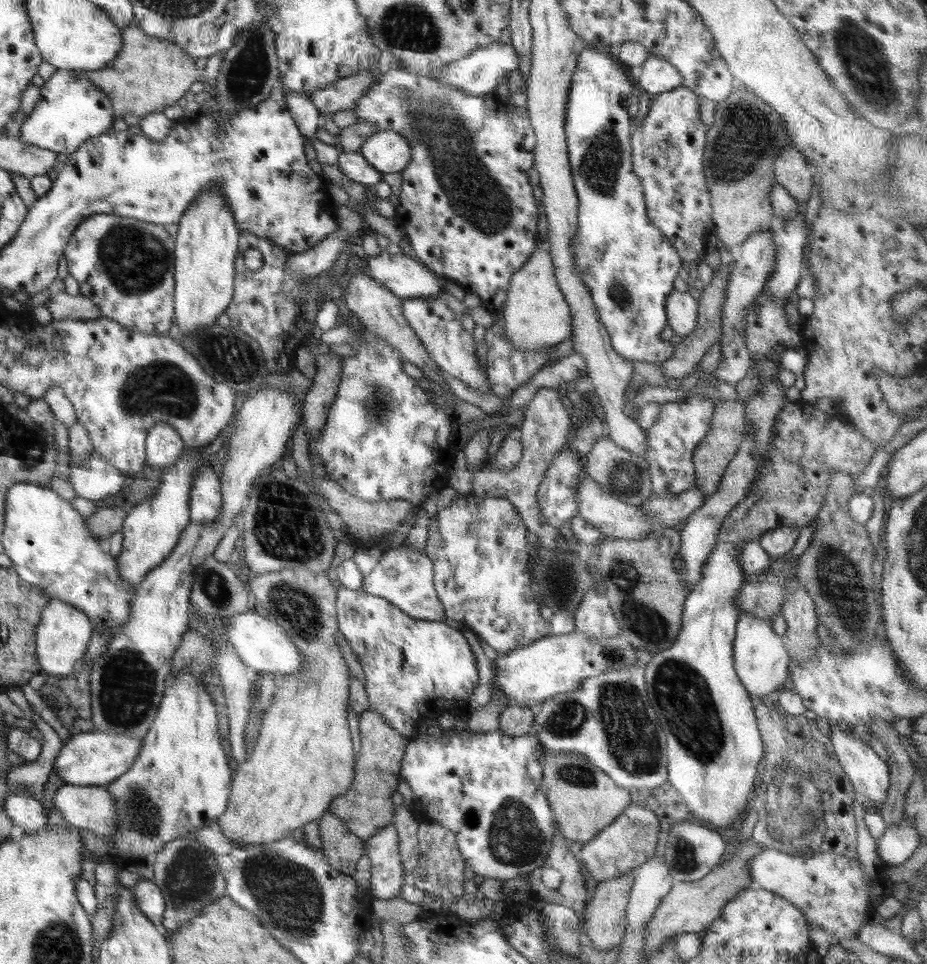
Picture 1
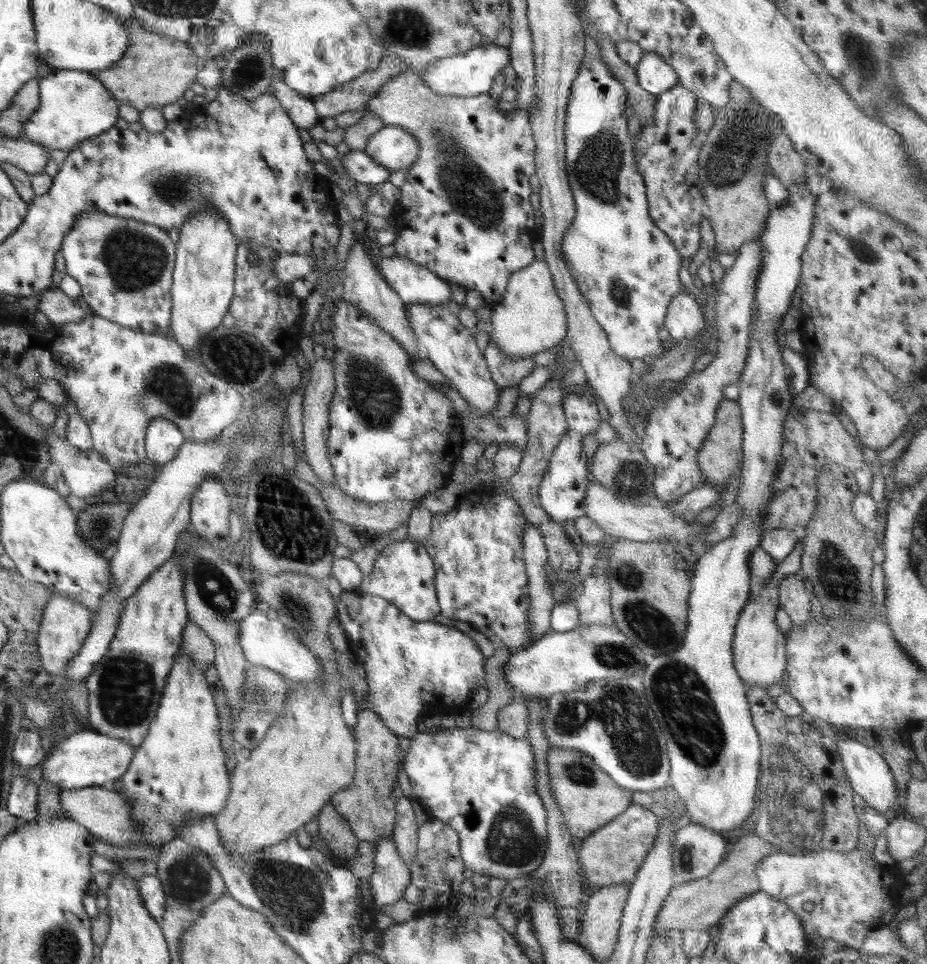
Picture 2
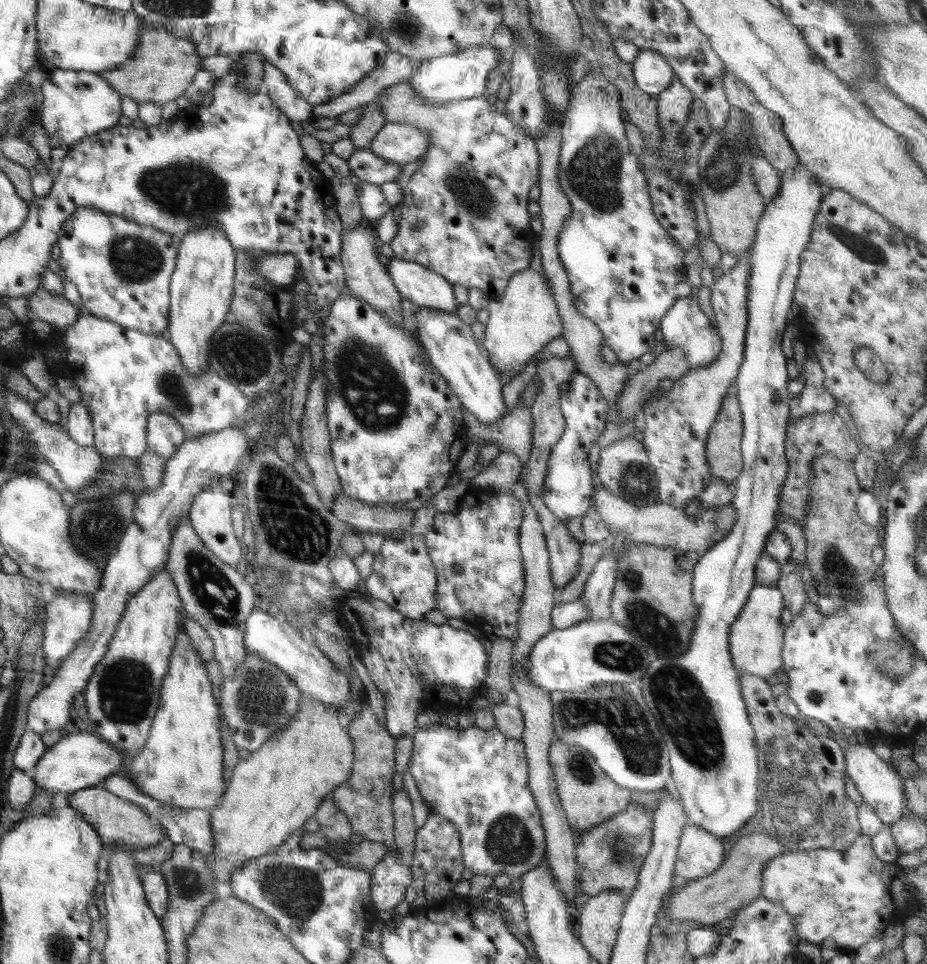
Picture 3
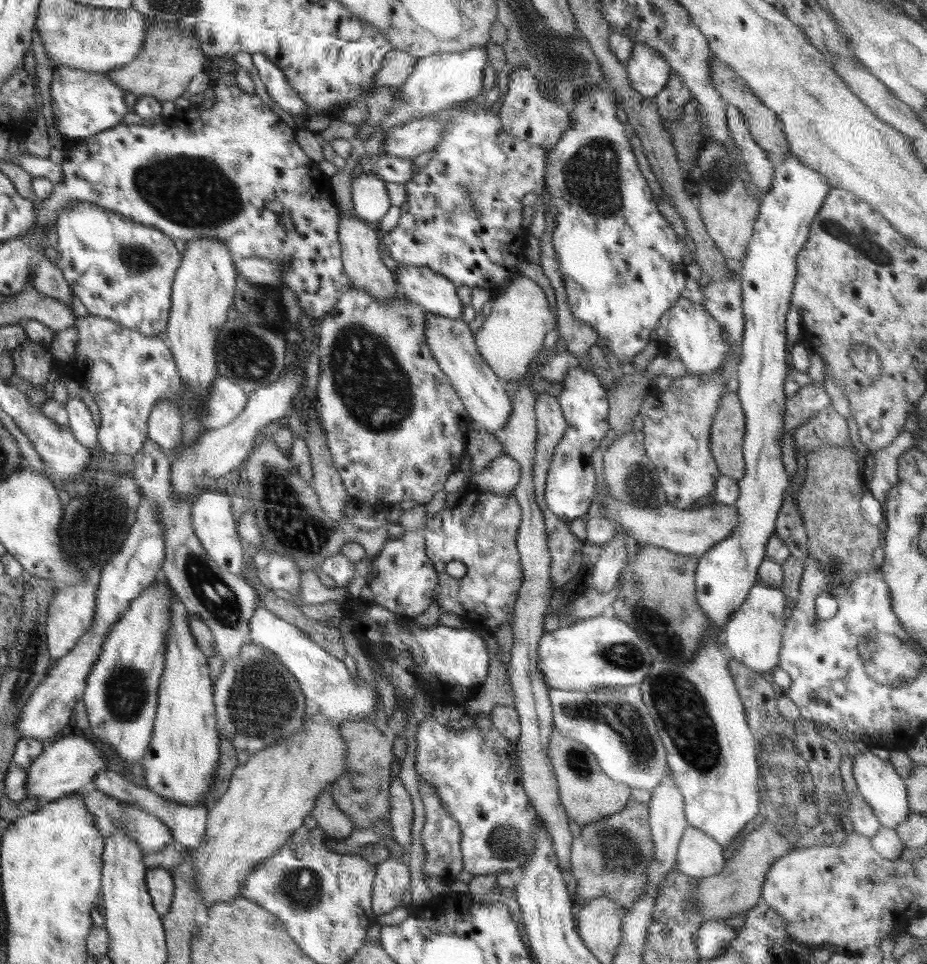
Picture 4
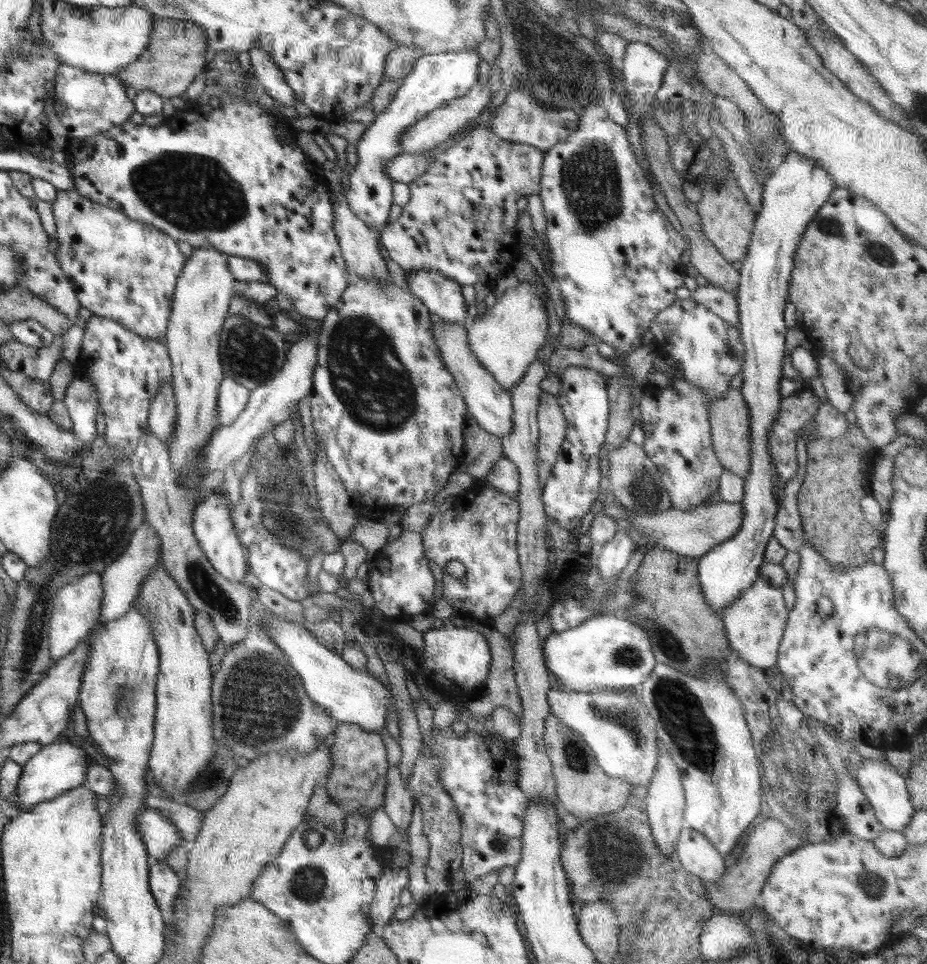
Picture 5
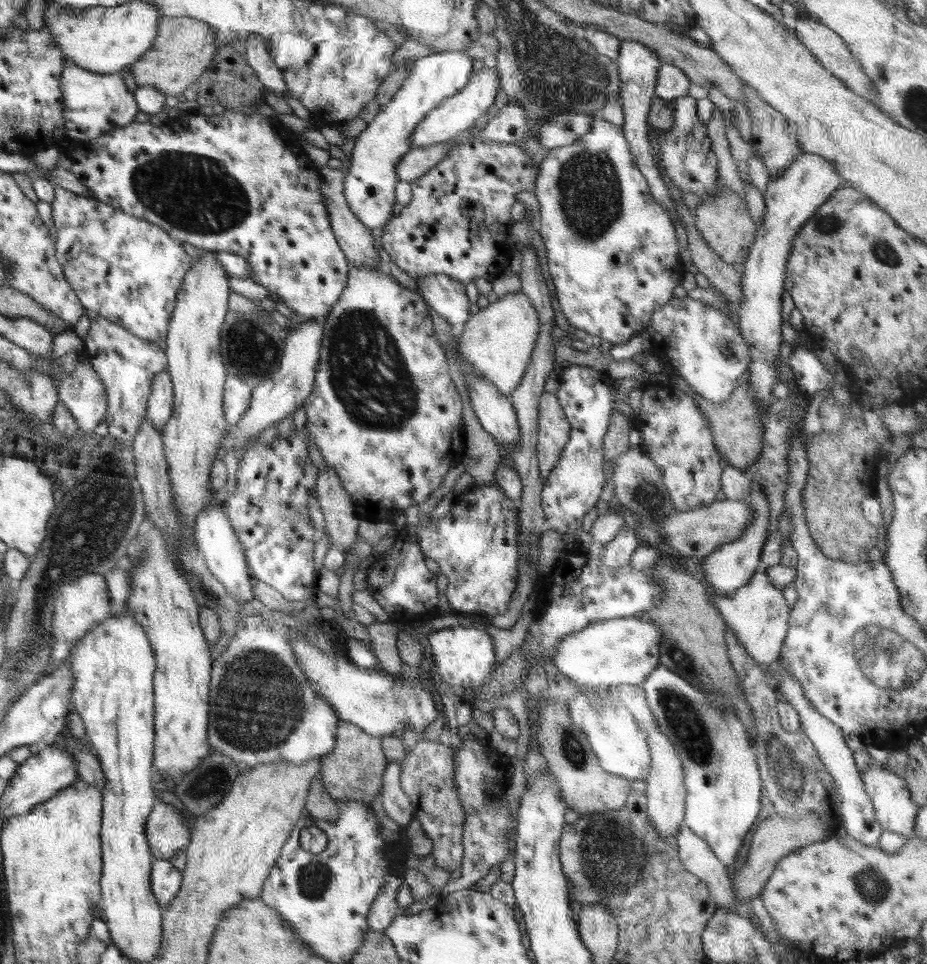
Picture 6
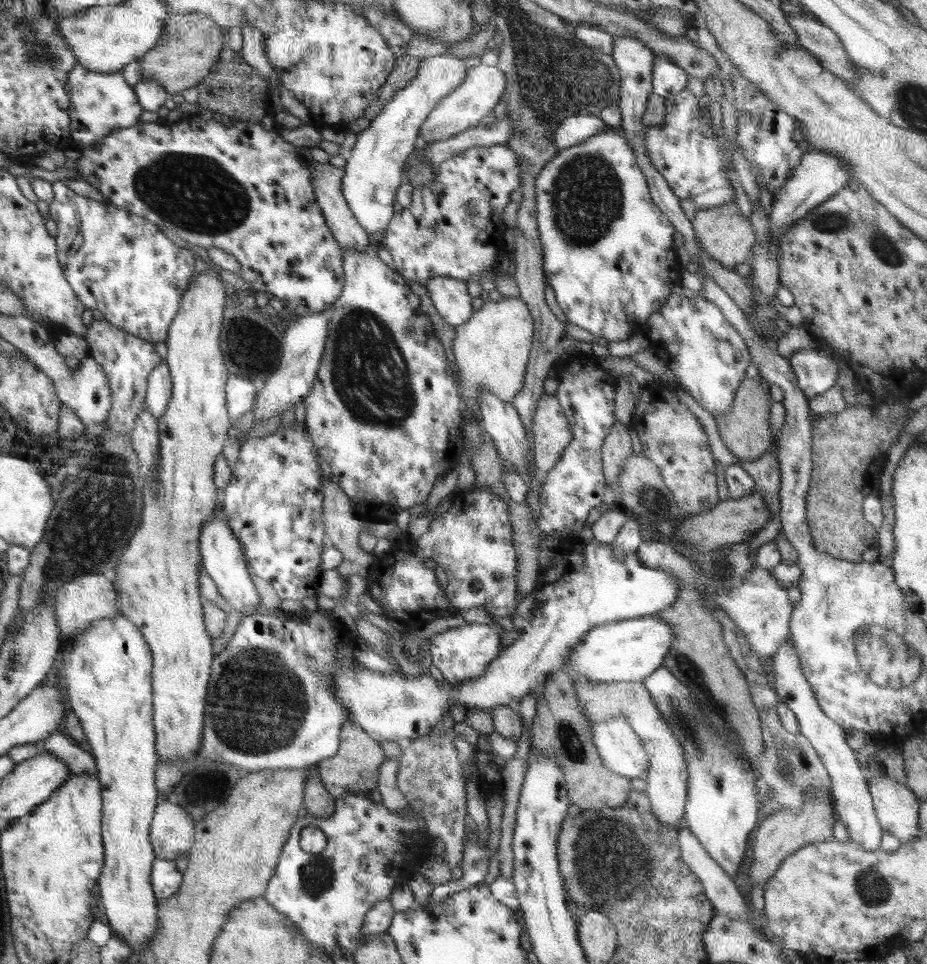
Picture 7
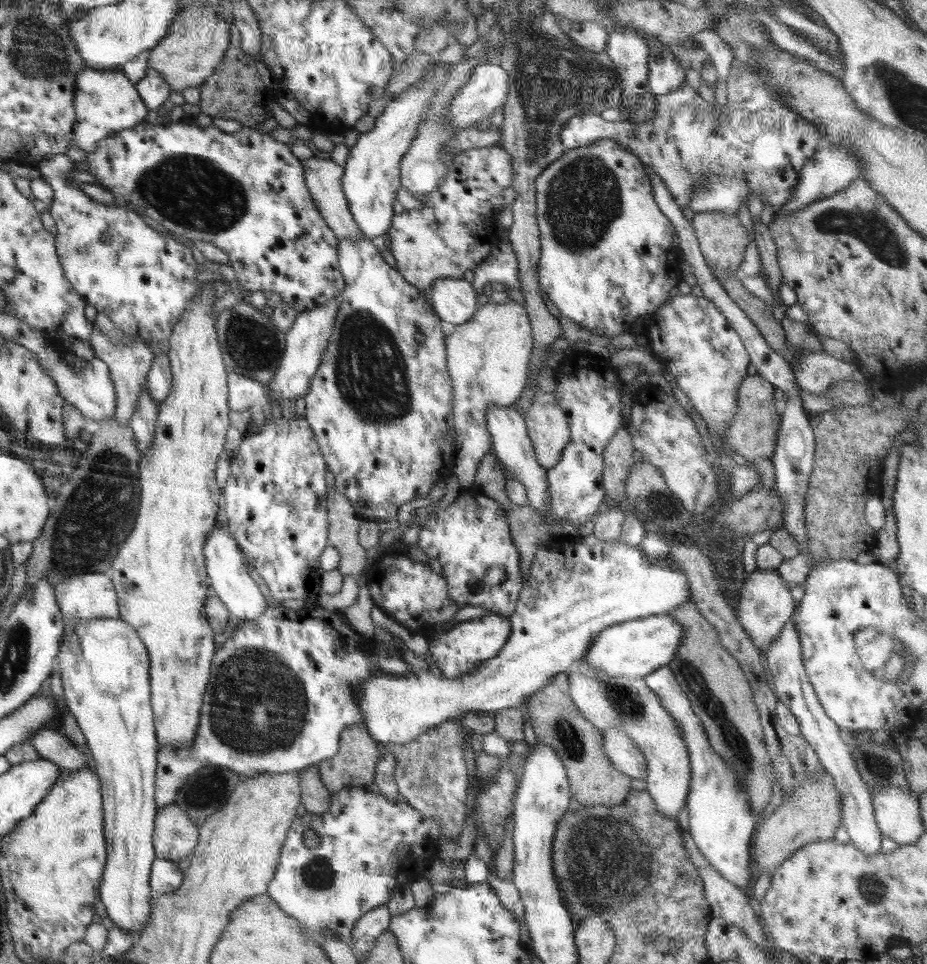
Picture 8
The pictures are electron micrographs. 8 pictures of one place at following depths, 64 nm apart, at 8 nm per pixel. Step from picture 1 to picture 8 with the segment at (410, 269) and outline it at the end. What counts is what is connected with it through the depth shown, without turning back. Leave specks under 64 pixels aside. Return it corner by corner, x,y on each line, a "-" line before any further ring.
442,278
430,286
428,293
434,313
444,322
468,322
480,308
478,290
463,278

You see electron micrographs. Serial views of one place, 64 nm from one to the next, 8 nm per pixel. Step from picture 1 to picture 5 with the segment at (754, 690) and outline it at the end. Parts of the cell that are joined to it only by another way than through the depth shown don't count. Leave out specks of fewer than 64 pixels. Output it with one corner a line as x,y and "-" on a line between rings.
759,574
754,584
743,590
742,596
738,596
732,604
723,608
720,614
729,642
728,650
737,652
742,660
759,669
764,670
777,664
779,646
789,615
782,588
772,586

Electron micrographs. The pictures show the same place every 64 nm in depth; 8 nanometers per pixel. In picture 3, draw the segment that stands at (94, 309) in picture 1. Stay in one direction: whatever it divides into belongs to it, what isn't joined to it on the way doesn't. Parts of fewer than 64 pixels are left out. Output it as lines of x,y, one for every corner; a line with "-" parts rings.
42,288
24,298
28,301
28,316
44,320
51,324
54,330
64,330
69,324
74,324
82,314
65,296
44,292

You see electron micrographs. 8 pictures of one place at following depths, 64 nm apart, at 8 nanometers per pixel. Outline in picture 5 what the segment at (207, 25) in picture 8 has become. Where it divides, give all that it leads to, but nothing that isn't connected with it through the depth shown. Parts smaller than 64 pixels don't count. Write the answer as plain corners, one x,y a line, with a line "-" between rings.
158,18
153,22
152,36
144,53
114,75
134,90
151,90
164,98
180,96
190,83
206,69
211,55
208,52
206,31
195,22

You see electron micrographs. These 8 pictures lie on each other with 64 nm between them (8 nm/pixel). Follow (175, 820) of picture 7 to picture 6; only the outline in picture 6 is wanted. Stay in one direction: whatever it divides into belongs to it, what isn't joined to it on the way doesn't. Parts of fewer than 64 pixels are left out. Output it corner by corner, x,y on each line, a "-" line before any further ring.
158,801
145,824
145,835
150,844
153,862
171,860
178,851
185,850
191,841
190,824
175,806

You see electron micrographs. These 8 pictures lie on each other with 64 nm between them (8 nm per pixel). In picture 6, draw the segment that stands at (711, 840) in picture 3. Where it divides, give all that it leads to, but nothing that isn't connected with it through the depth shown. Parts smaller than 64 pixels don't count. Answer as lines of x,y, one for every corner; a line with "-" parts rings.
682,825
679,827
675,842
678,846
679,861
686,870
707,884
718,908
739,913
746,911
744,906
737,904
733,896
733,888
725,864
712,854
706,841

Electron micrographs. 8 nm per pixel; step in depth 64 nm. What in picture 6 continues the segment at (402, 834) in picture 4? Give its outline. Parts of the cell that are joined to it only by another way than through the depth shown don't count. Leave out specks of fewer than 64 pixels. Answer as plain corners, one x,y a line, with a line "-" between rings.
387,763
387,767
382,774
382,789
380,790
380,800
382,801
385,813
396,824
403,829
413,818
413,804
408,795
400,786
401,766
399,763

